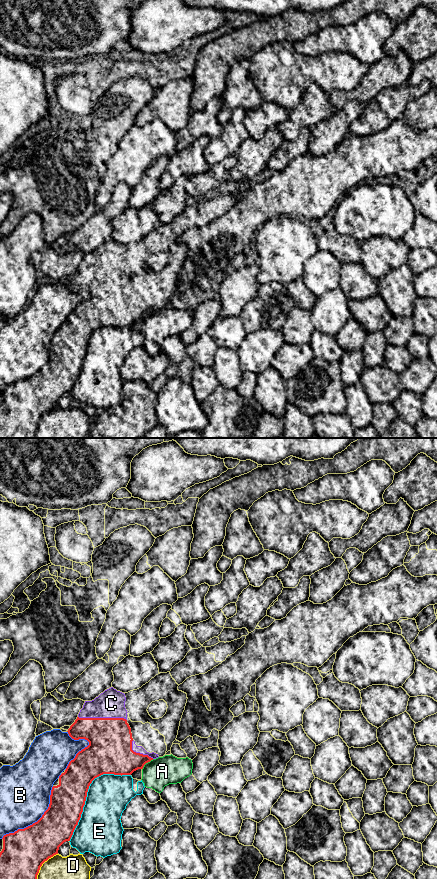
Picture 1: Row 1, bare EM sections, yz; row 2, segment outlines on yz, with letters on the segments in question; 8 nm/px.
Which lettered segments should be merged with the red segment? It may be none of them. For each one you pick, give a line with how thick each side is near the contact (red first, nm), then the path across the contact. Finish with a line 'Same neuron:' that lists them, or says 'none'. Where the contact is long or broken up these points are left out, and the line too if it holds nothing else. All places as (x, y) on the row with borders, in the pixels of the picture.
C: 360/220 nm
Same neuron: C

